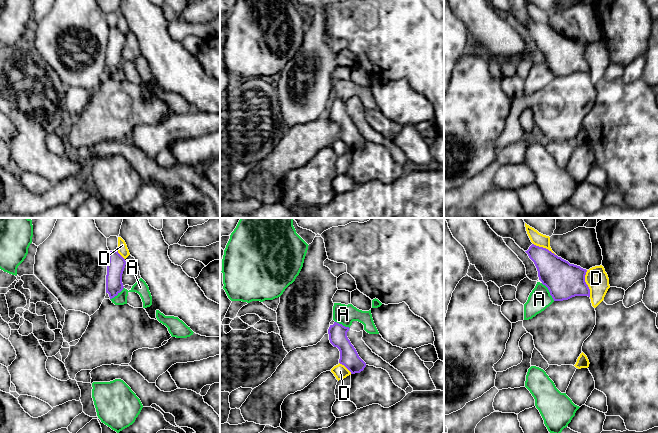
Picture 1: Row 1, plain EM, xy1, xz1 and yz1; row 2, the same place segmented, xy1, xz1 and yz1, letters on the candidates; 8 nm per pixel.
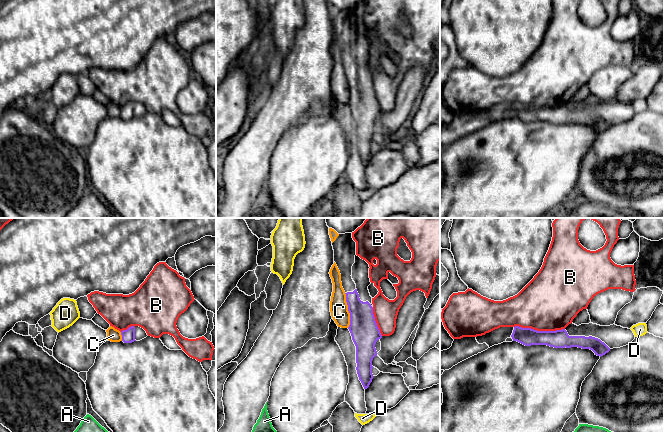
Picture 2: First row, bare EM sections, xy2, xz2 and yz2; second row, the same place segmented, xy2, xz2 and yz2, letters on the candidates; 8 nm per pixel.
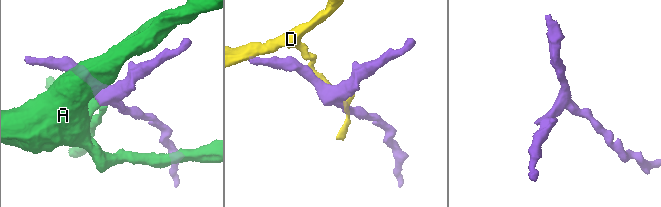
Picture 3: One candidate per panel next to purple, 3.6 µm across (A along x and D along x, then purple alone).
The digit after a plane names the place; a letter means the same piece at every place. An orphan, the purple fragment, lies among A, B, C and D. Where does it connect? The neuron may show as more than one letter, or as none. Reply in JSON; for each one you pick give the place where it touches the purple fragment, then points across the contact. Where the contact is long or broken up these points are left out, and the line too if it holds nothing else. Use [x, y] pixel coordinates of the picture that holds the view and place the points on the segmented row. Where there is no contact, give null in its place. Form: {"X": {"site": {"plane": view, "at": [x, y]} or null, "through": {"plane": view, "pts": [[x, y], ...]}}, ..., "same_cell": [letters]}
{"same_cell": []}

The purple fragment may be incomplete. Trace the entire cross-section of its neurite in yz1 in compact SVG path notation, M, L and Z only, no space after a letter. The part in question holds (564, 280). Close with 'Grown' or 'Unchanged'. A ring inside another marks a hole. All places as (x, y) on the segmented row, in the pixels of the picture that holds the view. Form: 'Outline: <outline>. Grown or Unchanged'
Outline: M534 244L525 252L534 262L539 280L548 288L554 301L575 296L590 297L590 289L585 282L586 269L570 264L548 249Z. Unchanged

